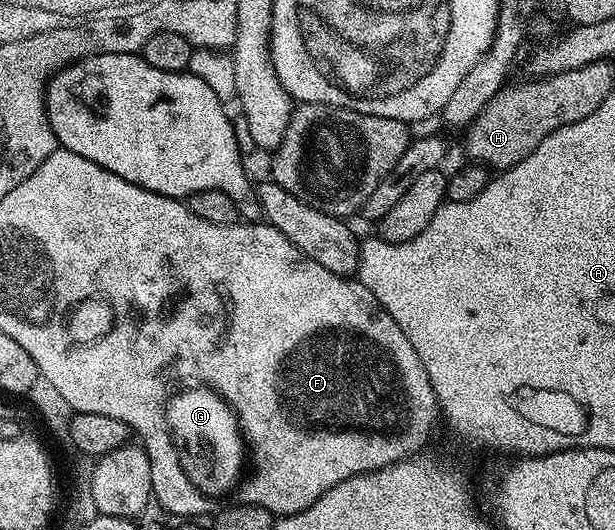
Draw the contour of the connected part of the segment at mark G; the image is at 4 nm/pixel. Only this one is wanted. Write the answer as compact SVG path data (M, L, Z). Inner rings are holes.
M189 387L180 391L177 391L176 394L172 396L172 398L169 399L169 404L167 407L167 422L168 426L172 430L173 437L177 439L177 441L184 447L185 453L188 455L193 456L192 462L190 458L190 464L192 467L192 464L194 468L192 467L192 475L193 475L193 482L195 484L195 487L198 488L200 492L202 492L206 497L208 497L210 500L217 500L216 498L220 498L222 496L228 495L236 486L241 483L244 471L242 472L242 468L246 466L246 453L247 453L247 443L244 440L244 435L240 429L240 422L237 420L236 413L233 412L232 407L229 405L228 402L224 400L223 397L221 397L220 394L218 394L216 391L209 389L208 387Z

